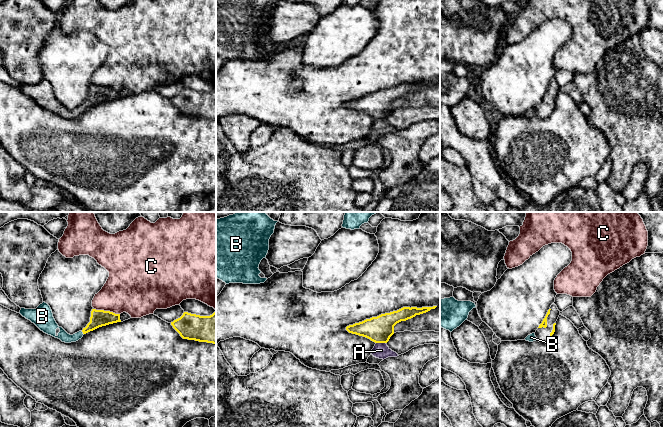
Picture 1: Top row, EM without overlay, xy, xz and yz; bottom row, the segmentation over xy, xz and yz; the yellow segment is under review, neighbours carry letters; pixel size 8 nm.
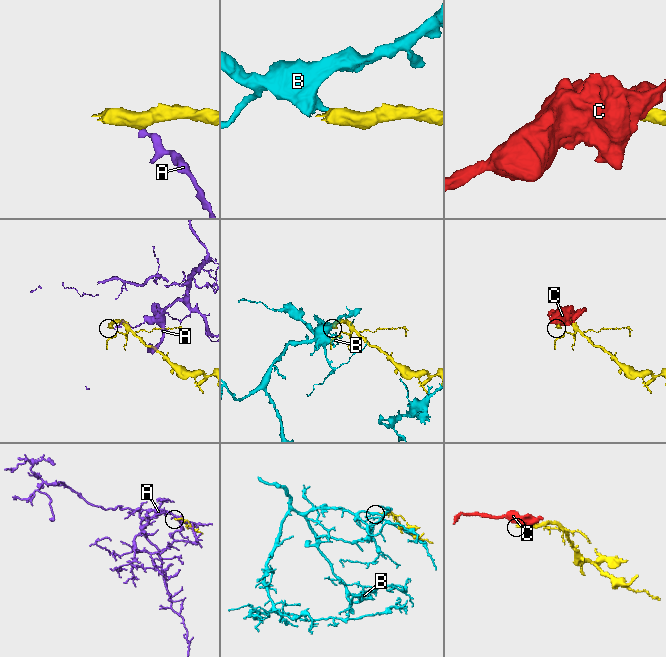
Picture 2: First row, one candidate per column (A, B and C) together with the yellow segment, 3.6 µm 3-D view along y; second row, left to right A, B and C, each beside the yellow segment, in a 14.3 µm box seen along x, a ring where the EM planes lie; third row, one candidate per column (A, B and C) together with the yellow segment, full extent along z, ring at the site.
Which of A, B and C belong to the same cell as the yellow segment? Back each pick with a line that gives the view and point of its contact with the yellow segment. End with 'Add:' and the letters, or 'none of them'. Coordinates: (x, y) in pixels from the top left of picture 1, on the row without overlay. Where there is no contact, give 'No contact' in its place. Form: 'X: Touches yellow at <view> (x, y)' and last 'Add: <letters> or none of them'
B: Touches yellow at xy (83, 109)
Add: B

